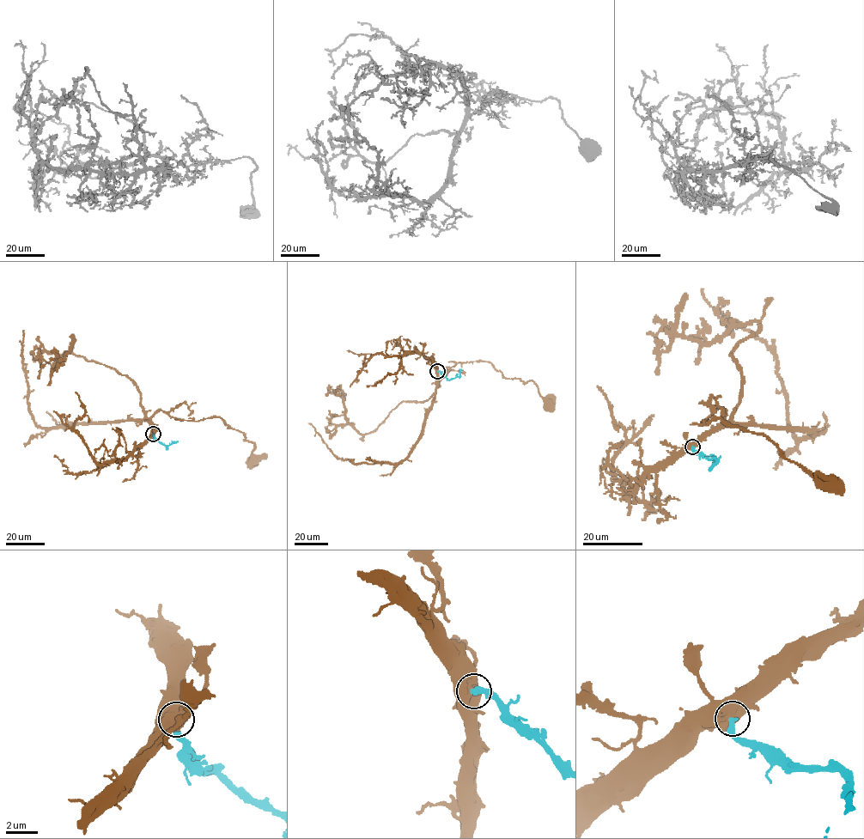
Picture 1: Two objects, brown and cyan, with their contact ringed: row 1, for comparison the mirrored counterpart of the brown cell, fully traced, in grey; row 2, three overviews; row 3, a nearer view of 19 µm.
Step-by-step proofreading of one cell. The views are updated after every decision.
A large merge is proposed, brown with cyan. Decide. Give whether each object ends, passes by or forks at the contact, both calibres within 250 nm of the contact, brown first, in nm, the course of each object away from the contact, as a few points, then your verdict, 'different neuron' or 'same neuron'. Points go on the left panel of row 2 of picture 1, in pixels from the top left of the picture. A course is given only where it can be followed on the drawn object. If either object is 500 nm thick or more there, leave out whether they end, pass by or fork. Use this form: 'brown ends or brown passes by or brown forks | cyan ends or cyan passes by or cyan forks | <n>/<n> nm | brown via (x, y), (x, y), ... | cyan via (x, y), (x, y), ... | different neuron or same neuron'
800/440 nm | brown via (153, 434), (151, 417), (159, 409), (186, 420), (221, 417), (253, 443), (254, 459) | cyan via (153, 434), (166, 445), (177, 441) | same neuron

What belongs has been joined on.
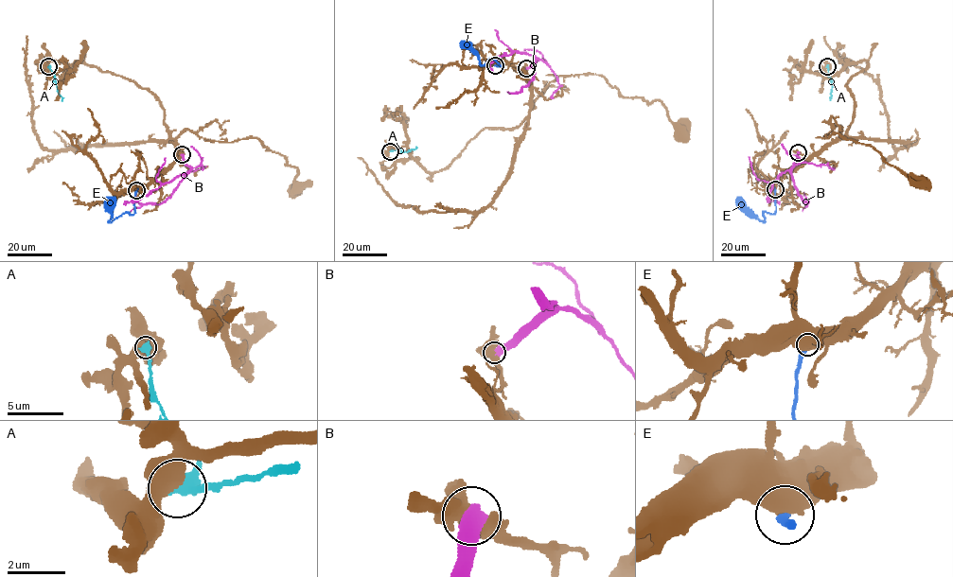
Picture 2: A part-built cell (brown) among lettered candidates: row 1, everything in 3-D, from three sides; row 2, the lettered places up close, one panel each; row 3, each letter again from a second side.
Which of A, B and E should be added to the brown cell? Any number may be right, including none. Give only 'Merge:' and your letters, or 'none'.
Merge: none

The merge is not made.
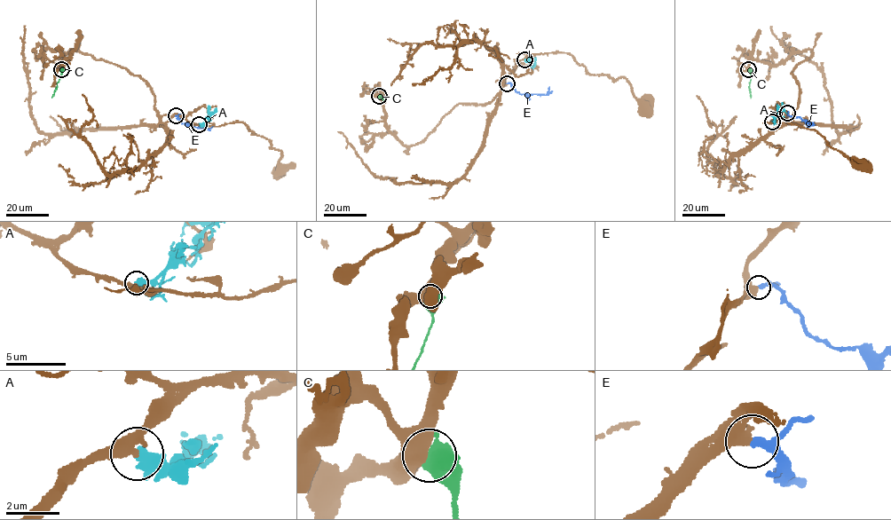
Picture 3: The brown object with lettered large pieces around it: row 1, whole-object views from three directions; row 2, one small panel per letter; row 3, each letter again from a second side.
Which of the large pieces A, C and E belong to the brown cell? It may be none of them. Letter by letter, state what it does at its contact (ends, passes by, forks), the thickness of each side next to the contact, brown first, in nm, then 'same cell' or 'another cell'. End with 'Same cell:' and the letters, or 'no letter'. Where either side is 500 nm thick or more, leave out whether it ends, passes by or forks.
A: 220/550 nm | another cell
C: 500/600 nm | another cell
E: it passes by | 440/220 nm | same cell
Same cell: E

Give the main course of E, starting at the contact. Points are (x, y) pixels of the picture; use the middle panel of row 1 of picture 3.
E: (507, 83), (522, 94), (545, 95), (552, 91)

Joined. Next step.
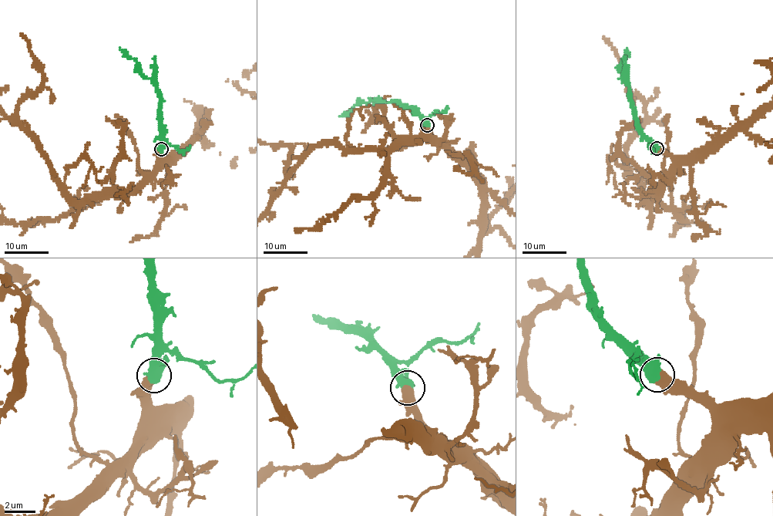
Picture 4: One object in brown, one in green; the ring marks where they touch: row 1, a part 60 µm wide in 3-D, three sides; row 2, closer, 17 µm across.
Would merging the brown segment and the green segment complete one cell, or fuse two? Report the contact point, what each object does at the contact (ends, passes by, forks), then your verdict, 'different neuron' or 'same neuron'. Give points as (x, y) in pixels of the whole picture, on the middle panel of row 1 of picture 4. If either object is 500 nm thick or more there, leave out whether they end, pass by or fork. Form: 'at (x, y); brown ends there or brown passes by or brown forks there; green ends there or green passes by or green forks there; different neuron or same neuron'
at (427, 125); same neuron

